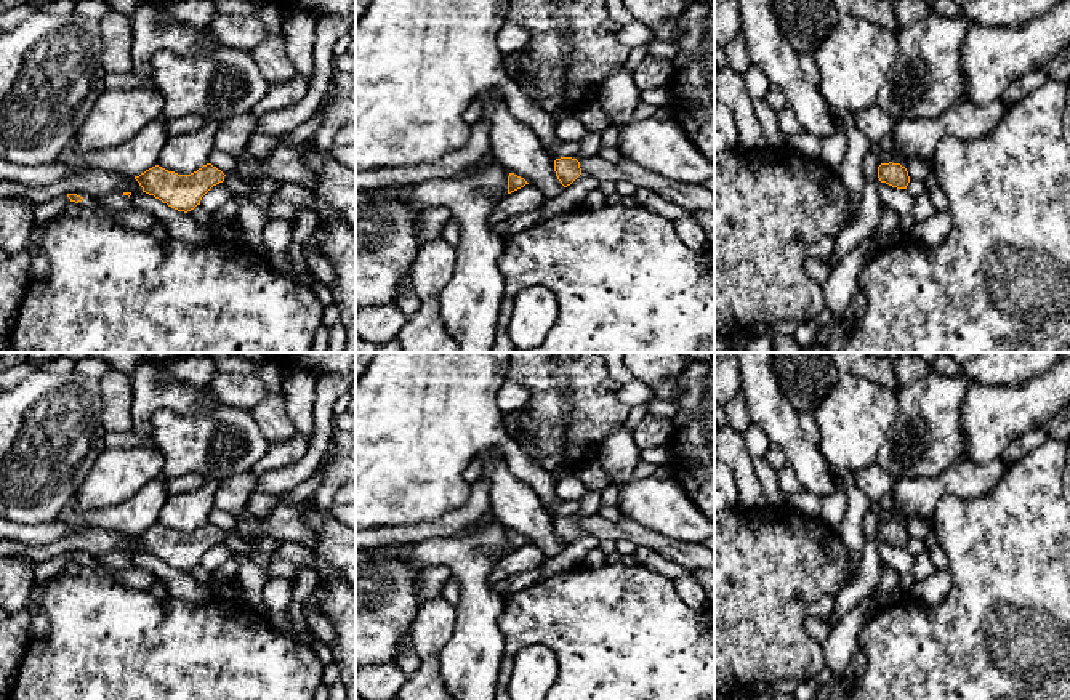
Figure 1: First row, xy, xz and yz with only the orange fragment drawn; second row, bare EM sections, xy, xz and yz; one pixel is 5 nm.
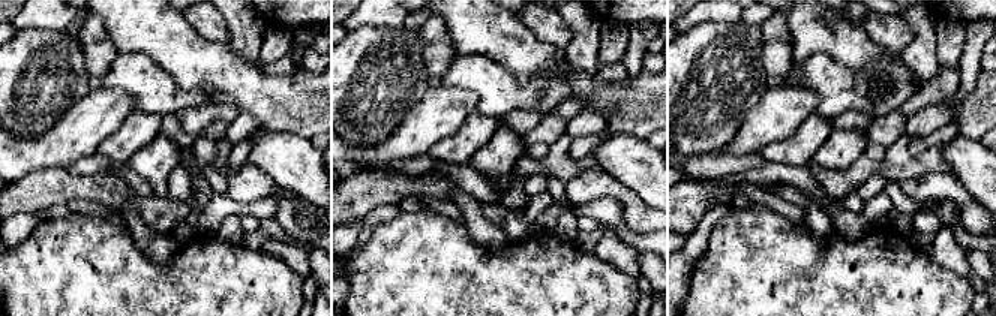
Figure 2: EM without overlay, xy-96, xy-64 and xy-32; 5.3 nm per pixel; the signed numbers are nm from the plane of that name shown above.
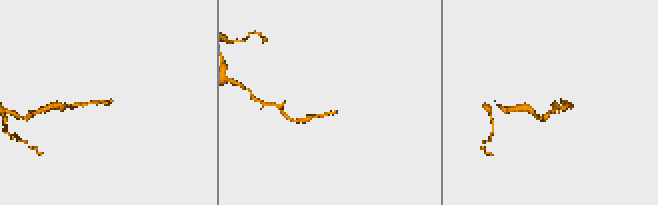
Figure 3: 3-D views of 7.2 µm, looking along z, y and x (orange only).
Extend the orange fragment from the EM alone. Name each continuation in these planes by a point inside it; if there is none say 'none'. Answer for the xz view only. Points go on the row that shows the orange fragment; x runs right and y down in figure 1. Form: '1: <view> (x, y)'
1: xz (691, 197)

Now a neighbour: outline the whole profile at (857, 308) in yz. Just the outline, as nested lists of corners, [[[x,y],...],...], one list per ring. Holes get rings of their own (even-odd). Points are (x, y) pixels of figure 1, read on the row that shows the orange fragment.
[[[859,288],[859,292],[855,293],[849,308],[844,312],[843,322],[852,327],[863,317],[865,312],[867,312],[867,296],[863,290]]]

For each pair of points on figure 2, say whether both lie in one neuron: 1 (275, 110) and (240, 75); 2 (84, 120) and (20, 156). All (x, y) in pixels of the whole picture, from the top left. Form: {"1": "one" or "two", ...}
{"1": "one", "2": "one"}

